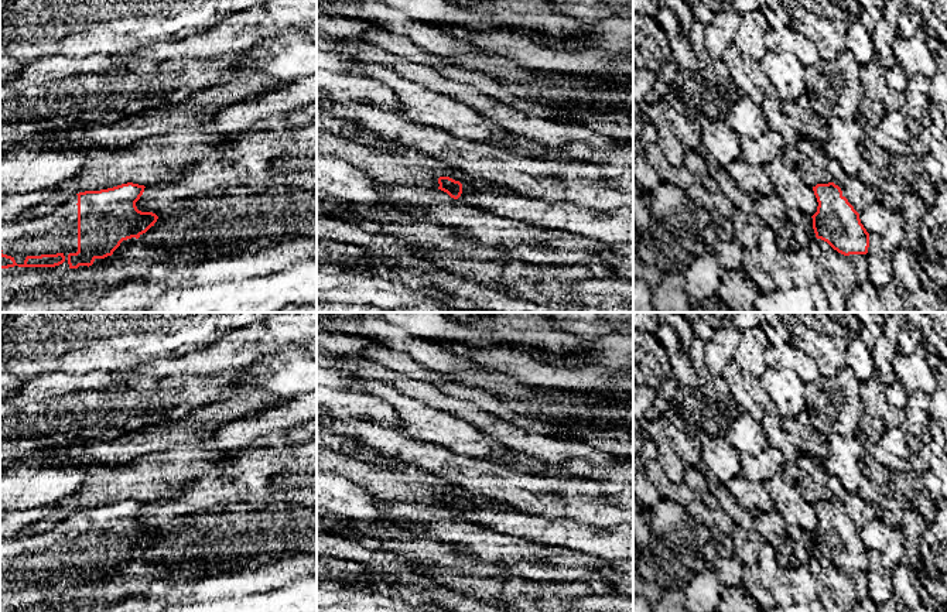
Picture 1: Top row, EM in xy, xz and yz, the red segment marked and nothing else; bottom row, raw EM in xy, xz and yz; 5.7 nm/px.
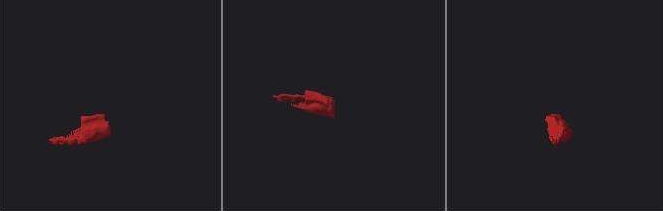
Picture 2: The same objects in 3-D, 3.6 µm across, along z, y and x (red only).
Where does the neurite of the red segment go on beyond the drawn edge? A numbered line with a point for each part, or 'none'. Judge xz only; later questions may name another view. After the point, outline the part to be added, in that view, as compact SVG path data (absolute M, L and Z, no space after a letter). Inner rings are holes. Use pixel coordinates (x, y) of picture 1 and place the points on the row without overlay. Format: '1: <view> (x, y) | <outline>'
1: xz (612, 543) | M462 500L458 517L547 547L564 547L605 561L633 561L633 524L585 524L570 519L546 519L519 512L474 507Z

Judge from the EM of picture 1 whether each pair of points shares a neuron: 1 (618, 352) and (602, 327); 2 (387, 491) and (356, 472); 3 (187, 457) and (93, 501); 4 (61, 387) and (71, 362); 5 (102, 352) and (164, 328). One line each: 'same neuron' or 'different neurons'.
1: different neurons
2: same neuron
3: same neuron
4: different neurons
5: same neuron

